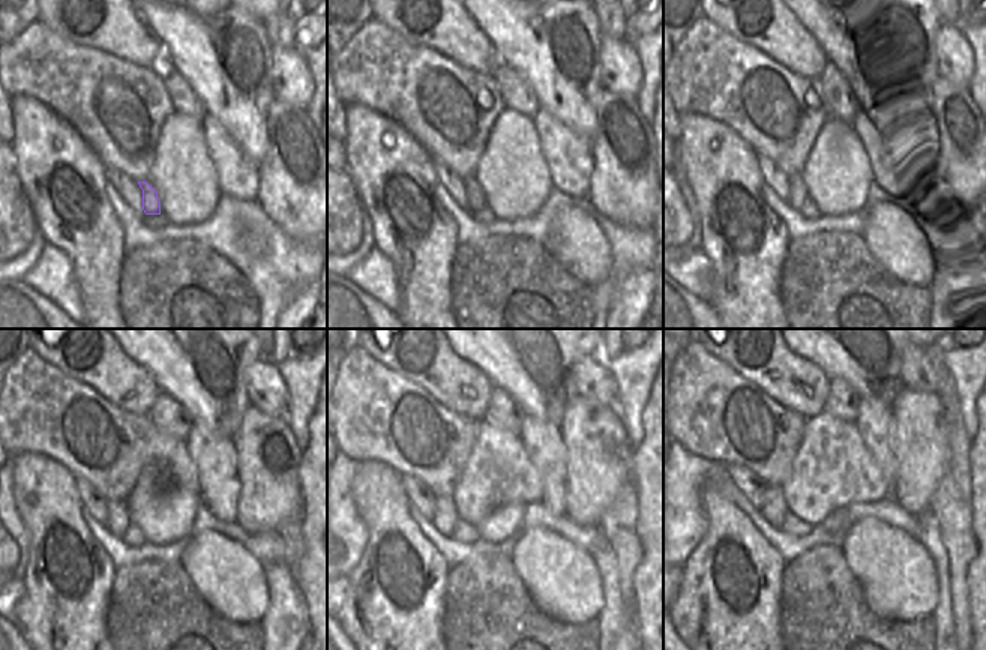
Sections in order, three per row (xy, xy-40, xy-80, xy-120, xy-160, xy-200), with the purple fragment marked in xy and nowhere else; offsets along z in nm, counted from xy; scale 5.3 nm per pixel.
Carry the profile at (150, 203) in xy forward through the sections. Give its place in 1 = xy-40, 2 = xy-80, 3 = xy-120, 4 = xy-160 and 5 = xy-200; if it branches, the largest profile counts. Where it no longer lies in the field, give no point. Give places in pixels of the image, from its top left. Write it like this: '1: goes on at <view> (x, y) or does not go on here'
1: goes on at xy-40 (474, 195)
2: goes on at xy-80 (797, 194)
3: goes on at xy-120 (117, 518)
4: goes on at xy-160 (444, 517)
5: goes on at xy-200 (773, 511)

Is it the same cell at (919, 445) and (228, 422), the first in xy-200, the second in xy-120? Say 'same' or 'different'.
different

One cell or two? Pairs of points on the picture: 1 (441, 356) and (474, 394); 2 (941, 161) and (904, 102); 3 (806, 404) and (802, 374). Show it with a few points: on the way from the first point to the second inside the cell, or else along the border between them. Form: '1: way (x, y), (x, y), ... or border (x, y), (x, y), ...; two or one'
1: way (446, 365), (465, 385); one
2: border (931, 83), (916, 114); two
3: way (815, 397), (817, 386), (811, 382); one

